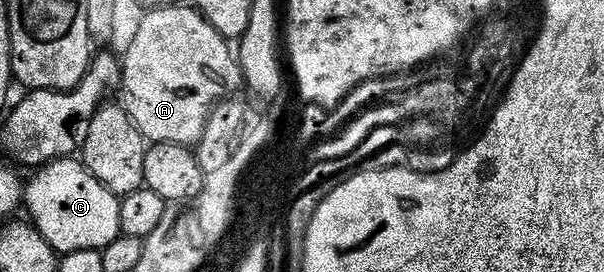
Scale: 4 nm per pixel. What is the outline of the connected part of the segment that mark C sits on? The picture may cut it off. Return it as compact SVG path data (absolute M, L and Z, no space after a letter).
M77 157L64 159L52 159L49 163L43 163L32 172L30 179L23 183L23 207L29 210L28 218L33 226L39 229L39 233L58 253L74 251L75 249L100 249L115 241L115 237L121 234L119 225L120 198L112 191L107 190L90 171L88 171Z

